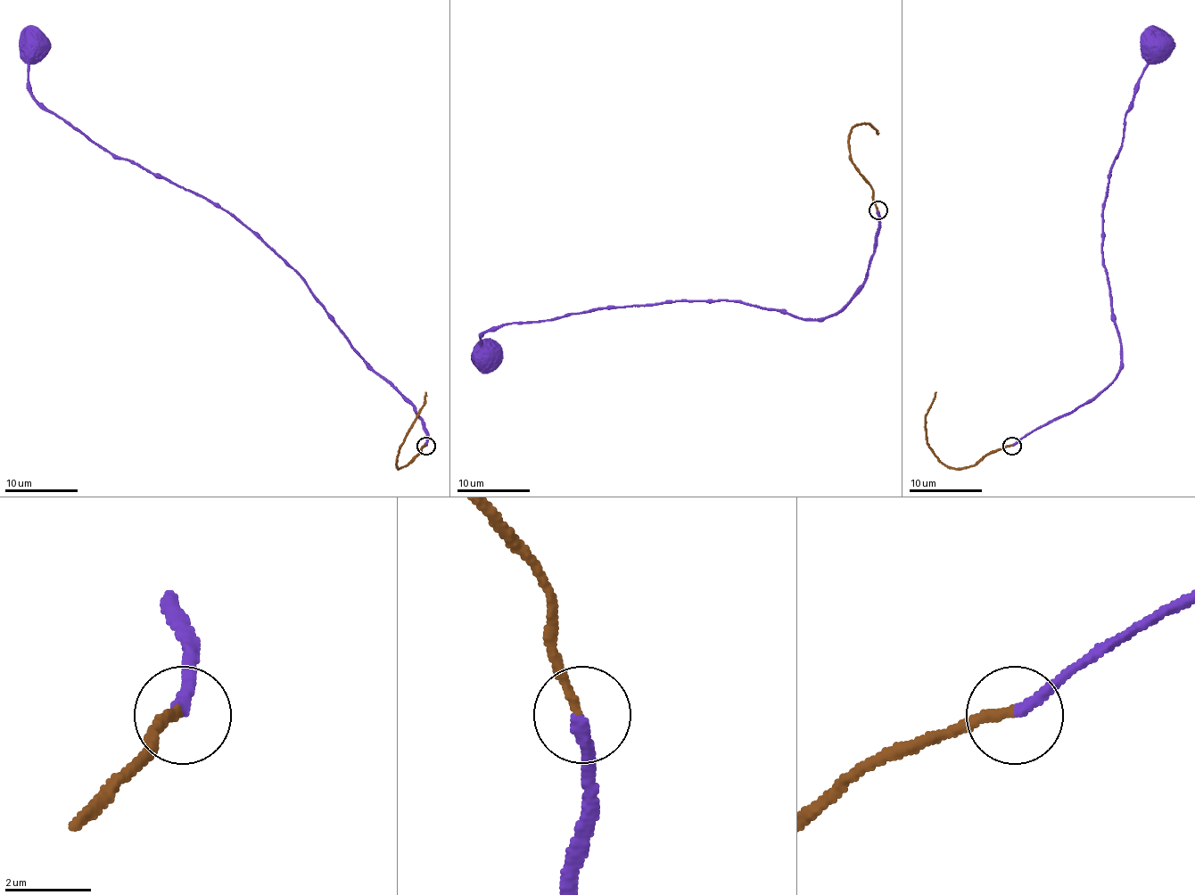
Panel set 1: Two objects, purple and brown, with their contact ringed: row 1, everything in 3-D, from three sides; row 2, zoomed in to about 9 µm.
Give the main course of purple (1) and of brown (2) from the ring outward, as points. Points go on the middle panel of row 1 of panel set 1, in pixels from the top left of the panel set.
1: (878, 209), (861, 290), (828, 317), (733, 300), (597, 307), (500, 324), (480, 337), (496, 351), (487, 355)
2: (878, 209), (869, 183), (849, 157), (849, 133), (859, 124), (869, 124), (878, 135)

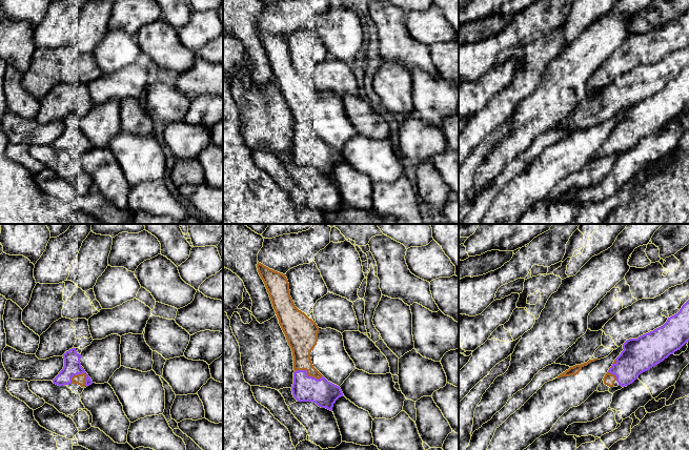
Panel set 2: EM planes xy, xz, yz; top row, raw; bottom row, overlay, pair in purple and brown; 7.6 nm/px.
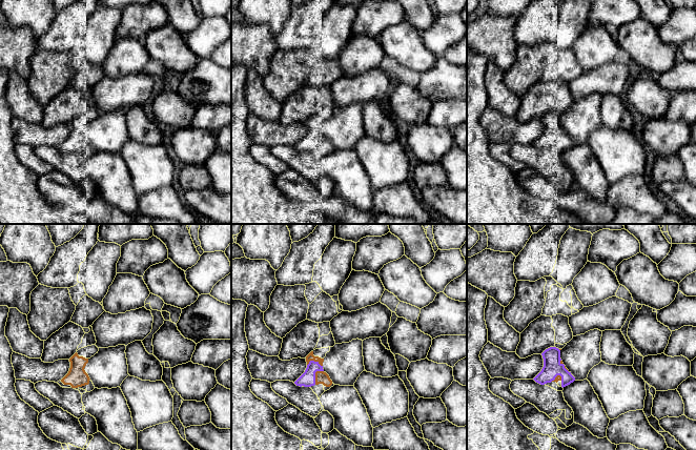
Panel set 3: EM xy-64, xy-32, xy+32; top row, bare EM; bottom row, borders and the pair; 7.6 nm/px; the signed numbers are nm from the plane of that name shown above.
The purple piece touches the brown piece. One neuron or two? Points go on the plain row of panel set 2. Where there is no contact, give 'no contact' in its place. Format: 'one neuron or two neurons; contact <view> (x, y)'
two neurons; contact xy (76, 139)

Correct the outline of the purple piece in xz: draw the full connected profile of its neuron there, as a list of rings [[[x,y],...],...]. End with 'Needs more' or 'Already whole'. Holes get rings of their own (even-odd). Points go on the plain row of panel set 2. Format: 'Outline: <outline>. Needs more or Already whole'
Outline: [[[306,135],[293,137],[292,151],[278,156],[284,162],[287,170],[296,166],[312,166],[330,176],[332,176],[336,165],[343,161],[339,150],[328,146],[324,141],[320,144],[308,141]]]. Needs more

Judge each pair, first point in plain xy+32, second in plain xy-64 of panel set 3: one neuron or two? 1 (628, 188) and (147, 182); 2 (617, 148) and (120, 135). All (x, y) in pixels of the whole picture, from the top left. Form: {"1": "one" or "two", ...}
{"1": "two", "2": "two"}

